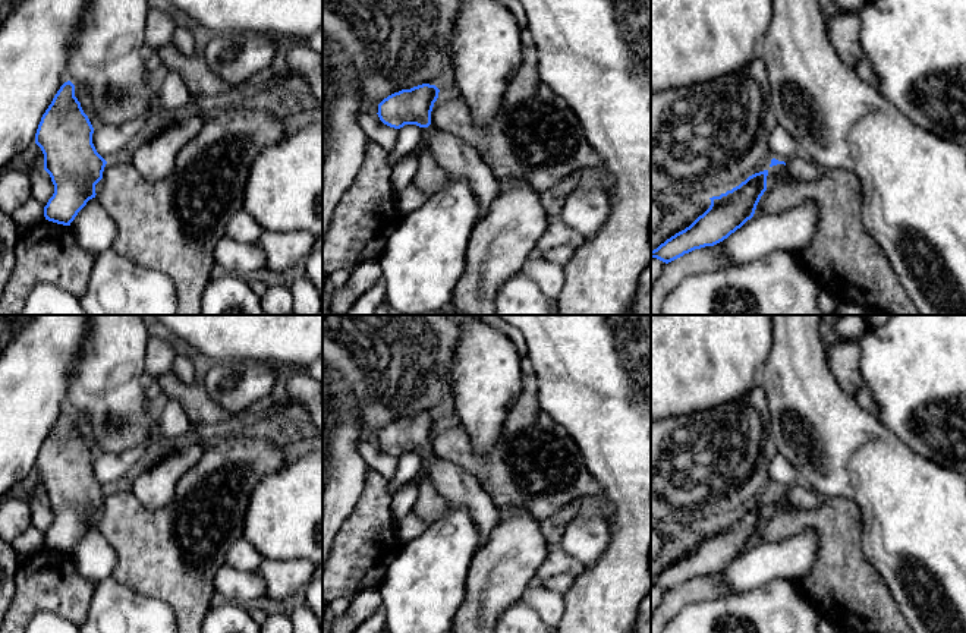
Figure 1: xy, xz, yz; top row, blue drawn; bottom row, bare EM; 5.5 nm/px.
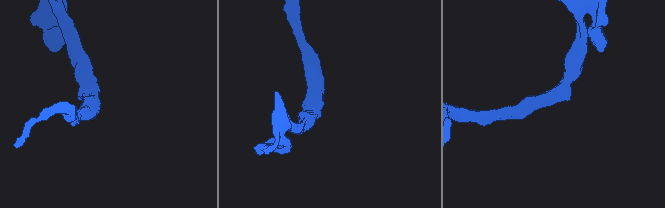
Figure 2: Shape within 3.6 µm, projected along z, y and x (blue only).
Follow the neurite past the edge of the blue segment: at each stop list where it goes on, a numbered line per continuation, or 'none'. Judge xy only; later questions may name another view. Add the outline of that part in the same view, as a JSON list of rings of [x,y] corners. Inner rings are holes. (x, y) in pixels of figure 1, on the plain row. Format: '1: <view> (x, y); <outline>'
none

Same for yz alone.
1: yz (799, 497); [[[797,482],[787,486],[784,491],[790,506],[796,510],[814,510],[827,501],[827,497],[818,494],[812,488],[805,488]]]

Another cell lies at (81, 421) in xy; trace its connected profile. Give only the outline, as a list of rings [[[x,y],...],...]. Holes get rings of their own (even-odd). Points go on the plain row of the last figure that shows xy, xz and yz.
[[[73,412],[75,413],[75,425],[81,431],[81,435],[84,441],[88,444],[94,459],[101,454],[101,451],[95,447],[92,428],[89,425],[88,418],[82,412]]]

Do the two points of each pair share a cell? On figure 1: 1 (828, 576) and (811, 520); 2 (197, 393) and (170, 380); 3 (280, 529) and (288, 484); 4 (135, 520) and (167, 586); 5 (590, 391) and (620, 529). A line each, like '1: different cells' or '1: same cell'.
1: same cell
2: same cell
3: same cell
4: same cell
5: same cell

